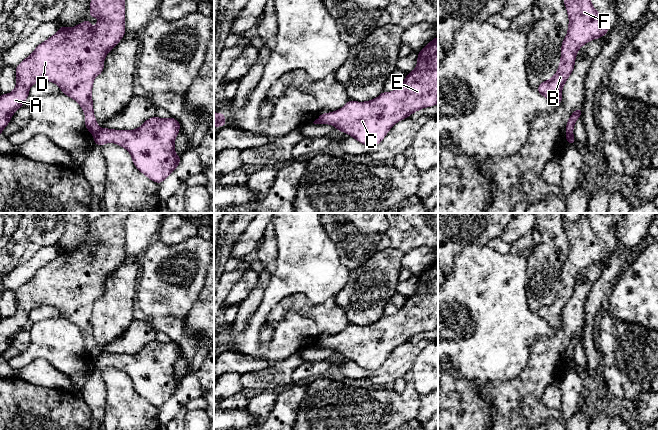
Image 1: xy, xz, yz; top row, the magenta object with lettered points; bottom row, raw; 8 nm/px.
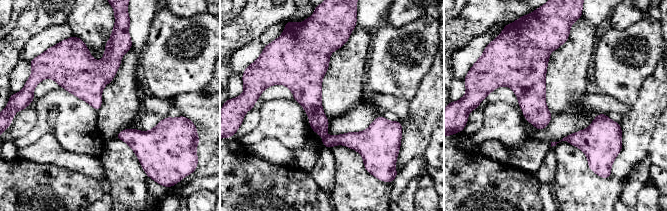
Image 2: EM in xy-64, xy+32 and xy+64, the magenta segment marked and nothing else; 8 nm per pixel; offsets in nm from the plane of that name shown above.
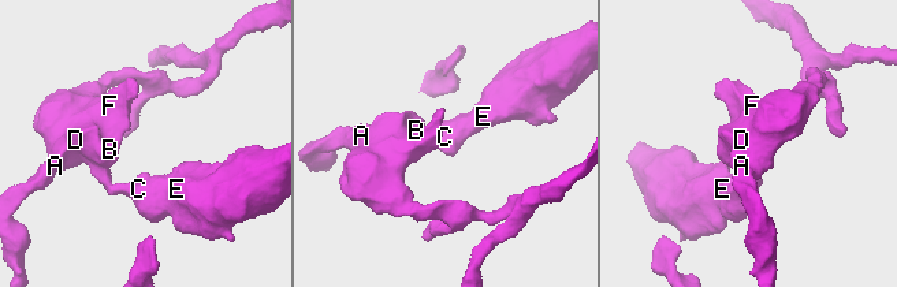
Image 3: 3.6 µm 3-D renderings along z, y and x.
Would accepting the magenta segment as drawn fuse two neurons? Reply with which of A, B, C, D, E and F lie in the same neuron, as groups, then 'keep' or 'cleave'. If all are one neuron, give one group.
A B D F / C E | cleave

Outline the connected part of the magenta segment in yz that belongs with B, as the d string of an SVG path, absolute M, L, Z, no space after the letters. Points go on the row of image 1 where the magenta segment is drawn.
M564 0L569 17L567 35L561 45L561 58L557 72L549 80L541 82L537 91L553 105L562 103L561 91L572 74L579 49L593 39L599 39L608 33L606 19L593 7L591 0Z

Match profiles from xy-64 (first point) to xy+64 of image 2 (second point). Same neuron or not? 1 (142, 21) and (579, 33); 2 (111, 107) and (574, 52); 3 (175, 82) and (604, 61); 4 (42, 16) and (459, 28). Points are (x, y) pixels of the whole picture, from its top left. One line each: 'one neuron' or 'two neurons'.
1: two neurons
2: one neuron
3: one neuron
4: one neuron

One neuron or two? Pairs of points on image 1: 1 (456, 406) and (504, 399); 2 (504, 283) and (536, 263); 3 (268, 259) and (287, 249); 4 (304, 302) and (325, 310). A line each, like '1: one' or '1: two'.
1: two
2: two
3: two
4: one

